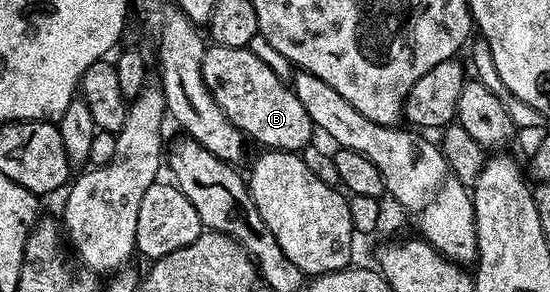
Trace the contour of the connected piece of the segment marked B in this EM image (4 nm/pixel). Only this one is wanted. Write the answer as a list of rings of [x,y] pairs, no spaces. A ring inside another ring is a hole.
[[[215,44],[203,54],[203,77],[211,97],[221,110],[243,131],[248,141],[256,140],[264,149],[299,152],[312,143],[313,125],[294,87],[282,80],[257,54],[246,48]]]

